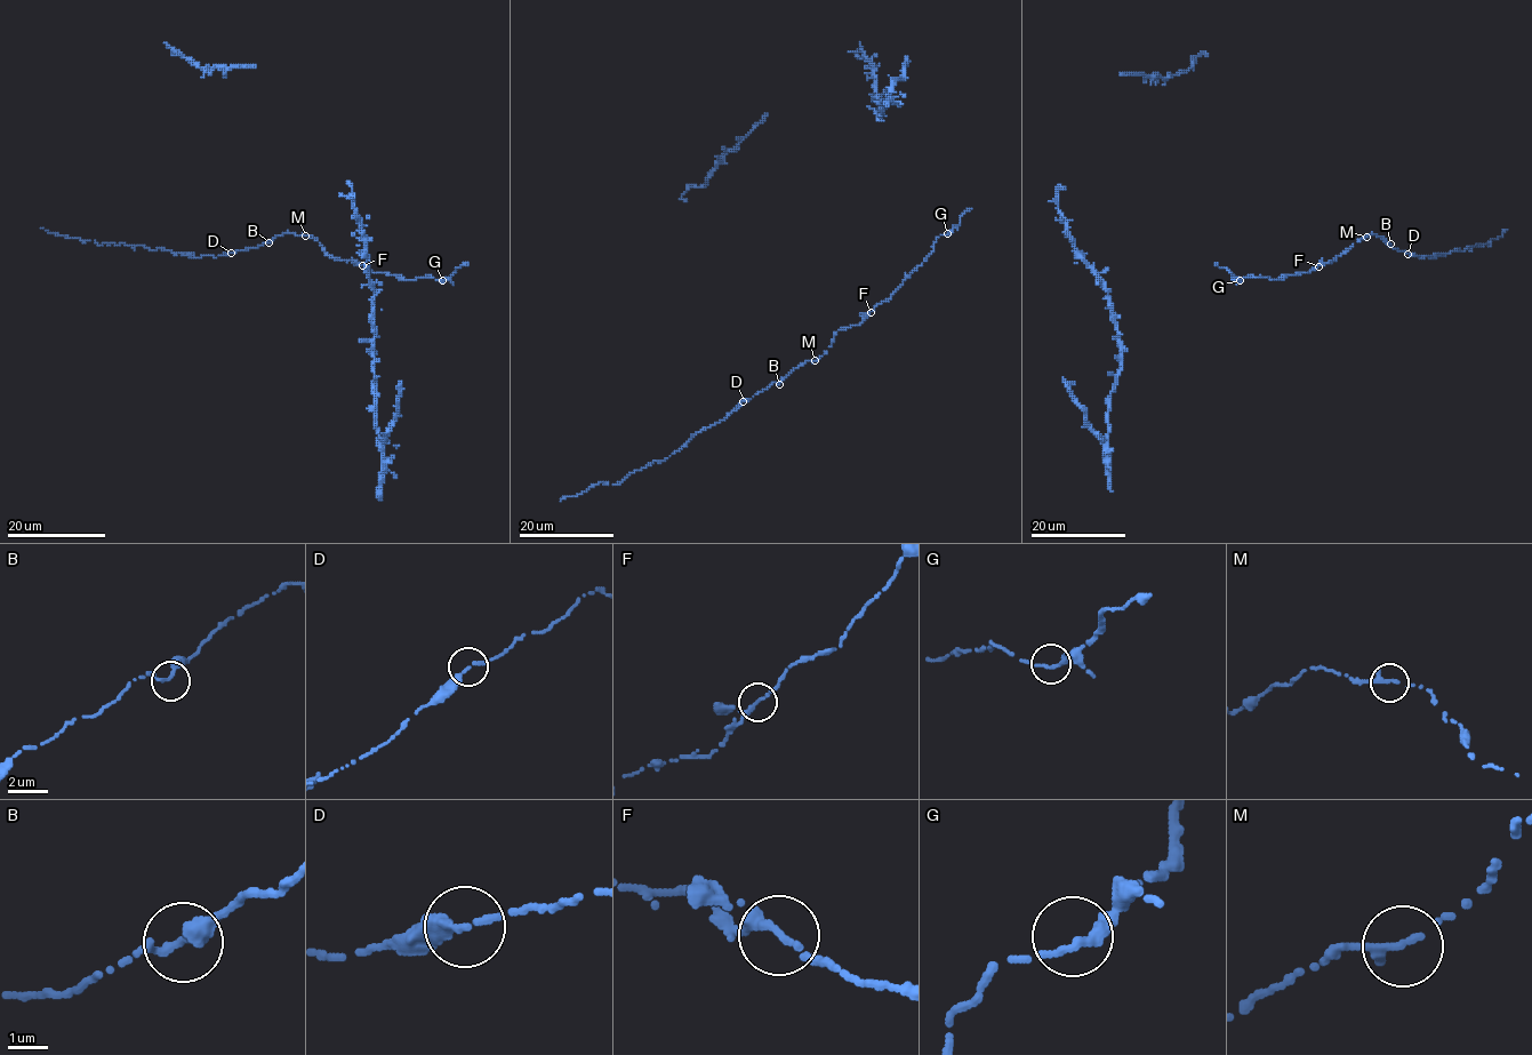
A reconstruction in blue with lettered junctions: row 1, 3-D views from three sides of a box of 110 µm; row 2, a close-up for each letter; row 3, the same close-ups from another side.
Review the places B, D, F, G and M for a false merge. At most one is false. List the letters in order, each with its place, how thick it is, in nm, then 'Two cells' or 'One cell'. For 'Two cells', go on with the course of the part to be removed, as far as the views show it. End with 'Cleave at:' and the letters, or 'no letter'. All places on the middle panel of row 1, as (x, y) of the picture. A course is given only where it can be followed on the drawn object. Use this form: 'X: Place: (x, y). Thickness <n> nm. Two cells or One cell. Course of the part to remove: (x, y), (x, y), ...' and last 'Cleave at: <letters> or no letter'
B: Place: (779, 384). Thickness 220 nm. One cell
D: Place: (743, 401). Thickness 240 nm. One cell
F: Place: (871, 312). Thickness 240 nm. One cell
G: Place: (947, 233). Thickness 240 nm. One cell
M: Place: (815, 360). Thickness 240 nm. One cell
Cleave at: no letter

